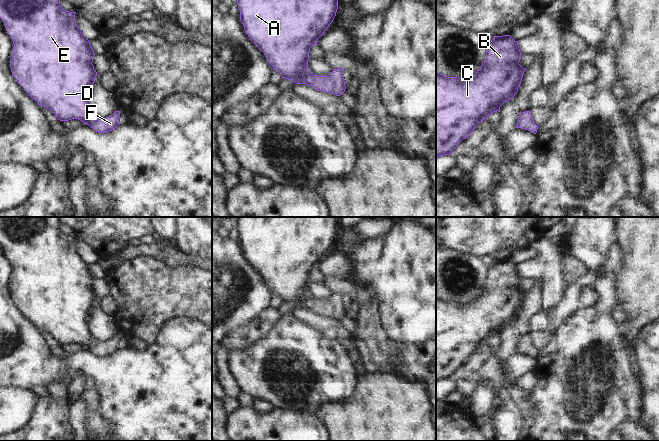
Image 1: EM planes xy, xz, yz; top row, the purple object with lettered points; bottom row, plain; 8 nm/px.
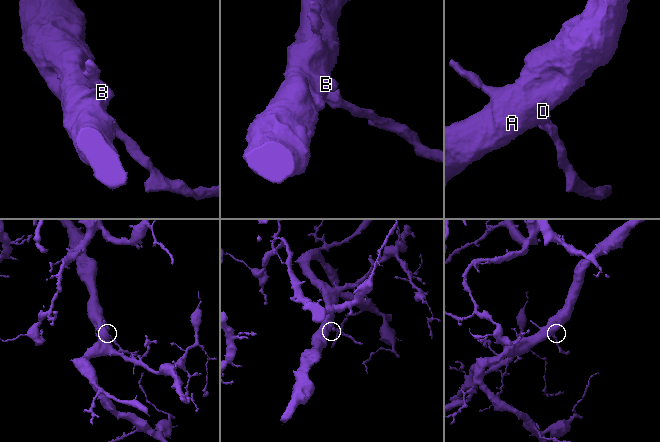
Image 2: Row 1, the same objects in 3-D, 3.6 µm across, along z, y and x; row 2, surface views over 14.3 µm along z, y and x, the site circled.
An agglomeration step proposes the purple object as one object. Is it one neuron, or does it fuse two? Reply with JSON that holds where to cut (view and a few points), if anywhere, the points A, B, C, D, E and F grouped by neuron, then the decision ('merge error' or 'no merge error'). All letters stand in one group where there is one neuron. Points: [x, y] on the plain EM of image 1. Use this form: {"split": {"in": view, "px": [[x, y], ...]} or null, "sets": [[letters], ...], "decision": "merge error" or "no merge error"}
{"split": null, "sets": [["A", "B", "C", "D", "E", "F"]], "decision": "no merge error"}

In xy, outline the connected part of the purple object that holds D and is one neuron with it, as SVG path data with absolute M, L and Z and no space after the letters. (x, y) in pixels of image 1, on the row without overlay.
M0 217L0 242L14 268L10 284L12 299L38 329L51 334L60 345L78 343L98 357L112 355L120 349L120 335L106 342L92 339L89 319L97 300L92 288L95 277L77 251L76 236L64 234L61 223L61 217Z

